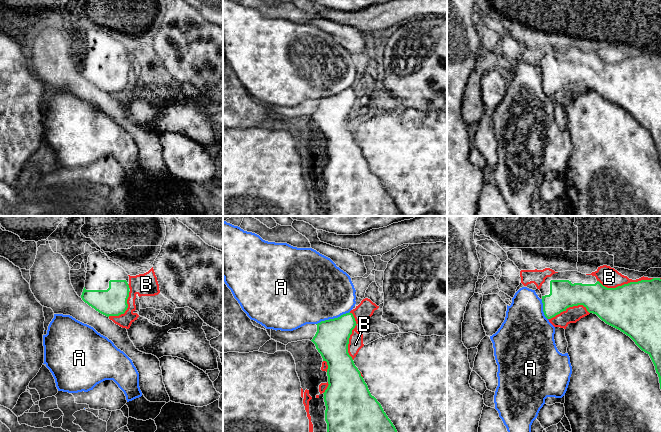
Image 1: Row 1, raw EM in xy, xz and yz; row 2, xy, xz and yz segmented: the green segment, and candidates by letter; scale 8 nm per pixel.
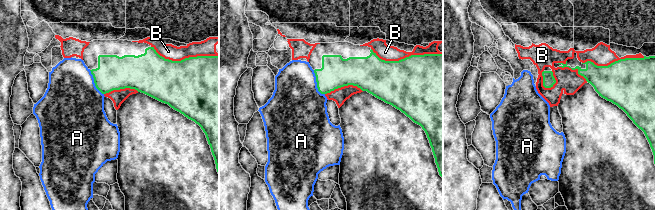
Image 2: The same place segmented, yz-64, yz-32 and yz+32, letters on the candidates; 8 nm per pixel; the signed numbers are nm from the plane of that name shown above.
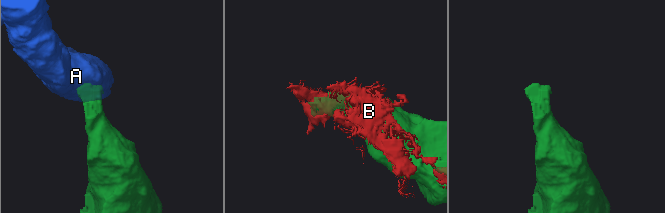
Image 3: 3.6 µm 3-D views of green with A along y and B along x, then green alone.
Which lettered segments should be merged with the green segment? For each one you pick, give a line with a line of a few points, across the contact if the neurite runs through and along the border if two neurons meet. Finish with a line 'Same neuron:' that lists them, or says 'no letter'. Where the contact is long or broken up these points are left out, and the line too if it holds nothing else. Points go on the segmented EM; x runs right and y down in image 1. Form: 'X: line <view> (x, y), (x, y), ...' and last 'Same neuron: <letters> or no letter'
Same neuron: no letter

